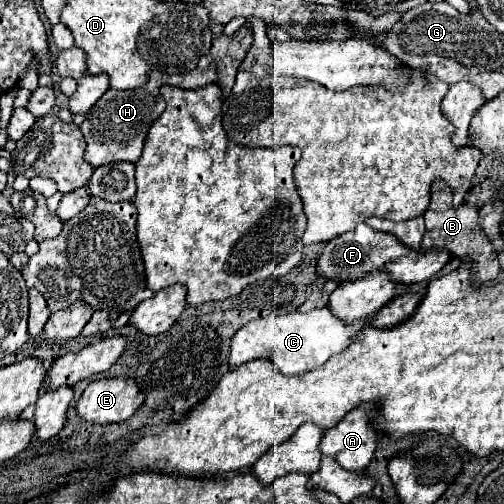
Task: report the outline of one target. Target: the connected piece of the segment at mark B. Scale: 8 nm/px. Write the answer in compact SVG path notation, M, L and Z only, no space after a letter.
M435 180L431 186L431 202L429 208L423 214L425 218L425 228L427 232L423 234L423 242L421 242L421 250L447 250L451 256L465 260L471 258L469 252L477 252L477 274L475 274L475 282L477 284L485 284L491 282L499 276L501 268L495 256L493 246L489 244L487 236L481 230L481 222L477 216L477 208L471 204L459 204L453 206L451 204L451 190L443 180Z

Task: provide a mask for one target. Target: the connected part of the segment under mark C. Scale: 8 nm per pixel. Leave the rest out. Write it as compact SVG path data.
M329 308L311 310L307 314L303 314L299 310L281 314L281 316L269 314L265 318L257 318L253 322L245 324L243 328L239 328L235 332L235 336L231 338L231 348L229 348L229 364L231 364L231 368L235 368L235 366L241 366L255 358L271 358L275 362L277 370L285 376L315 370L329 356L347 348L351 338L355 338L365 324L369 324L369 318L347 326L345 322L335 318L329 312Z

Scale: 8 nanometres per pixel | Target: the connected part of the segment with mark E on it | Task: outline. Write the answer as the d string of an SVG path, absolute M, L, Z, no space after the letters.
M103 378L85 388L75 404L75 412L91 424L113 424L127 420L141 404L143 394L133 380Z

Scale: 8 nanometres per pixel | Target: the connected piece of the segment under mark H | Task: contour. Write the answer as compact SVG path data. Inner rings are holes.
M151 76L147 84L141 88L125 90L125 92L109 88L105 96L99 98L99 104L95 104L95 108L91 108L85 114L85 120L81 124L81 132L87 140L87 150L85 150L87 162L91 162L93 166L101 166L117 160L125 160L125 162L139 160L147 130L161 114L159 88L161 88L161 80Z

